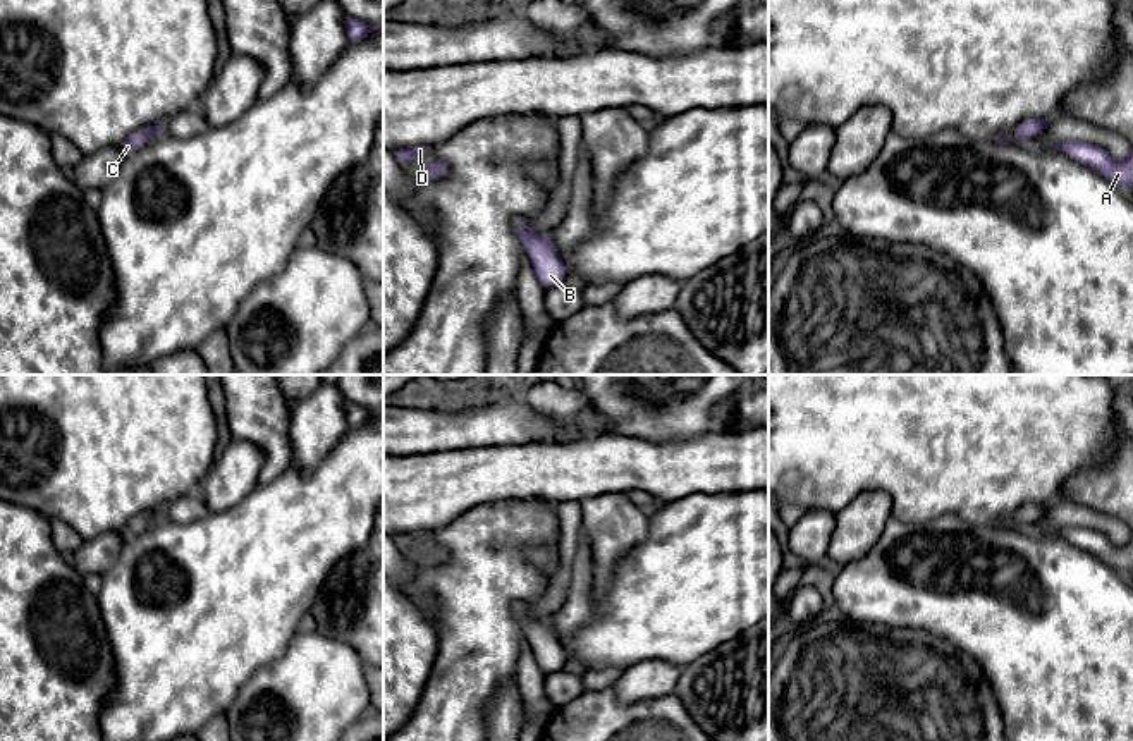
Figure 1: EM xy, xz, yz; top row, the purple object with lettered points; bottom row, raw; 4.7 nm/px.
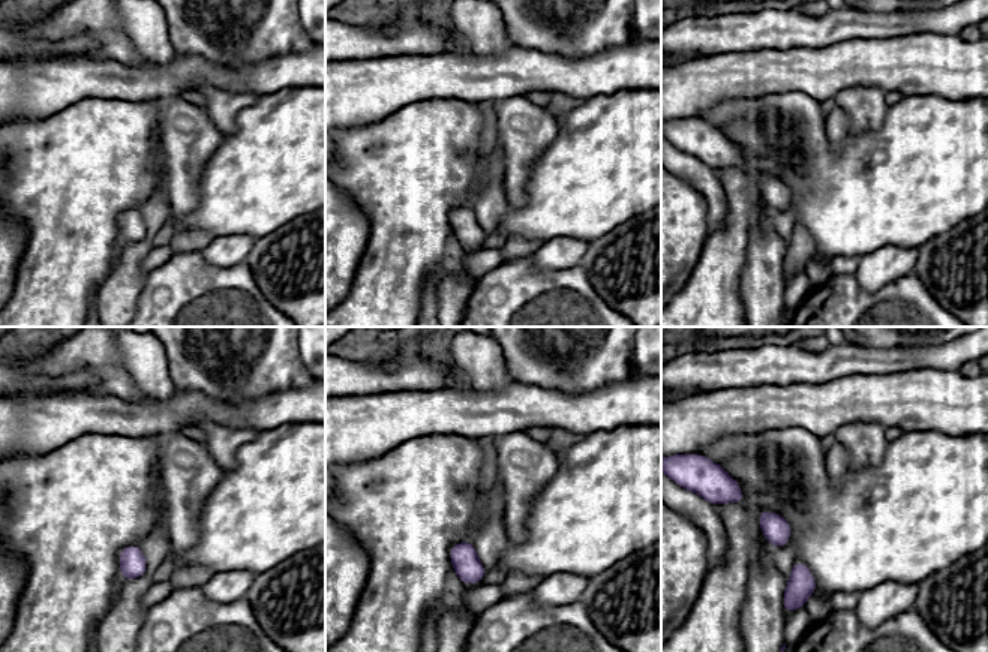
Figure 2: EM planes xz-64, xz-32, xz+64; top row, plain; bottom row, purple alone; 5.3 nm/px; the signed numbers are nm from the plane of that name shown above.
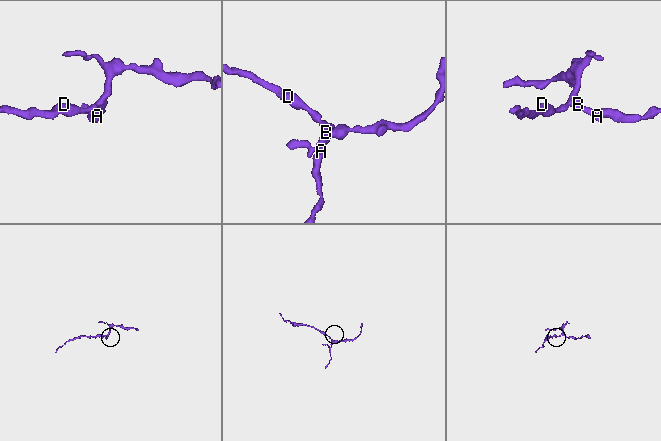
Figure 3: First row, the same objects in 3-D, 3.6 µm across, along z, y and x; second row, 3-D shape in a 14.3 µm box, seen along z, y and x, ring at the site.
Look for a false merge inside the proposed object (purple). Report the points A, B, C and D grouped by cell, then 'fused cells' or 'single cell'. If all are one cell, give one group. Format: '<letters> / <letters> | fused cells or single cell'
A B C D | single cell

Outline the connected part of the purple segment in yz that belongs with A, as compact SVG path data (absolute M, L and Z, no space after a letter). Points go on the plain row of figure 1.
M1059 526L1054 535L1105 560L1121 578L1130 578L1133 569L1133 536L1124 547L1114 547L1104 533L1090 528Z

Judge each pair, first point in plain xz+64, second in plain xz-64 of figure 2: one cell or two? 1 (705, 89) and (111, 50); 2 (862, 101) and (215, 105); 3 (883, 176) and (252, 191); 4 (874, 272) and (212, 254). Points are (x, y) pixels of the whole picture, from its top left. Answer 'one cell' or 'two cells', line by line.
1: two cells
2: two cells
3: one cell
4: one cell

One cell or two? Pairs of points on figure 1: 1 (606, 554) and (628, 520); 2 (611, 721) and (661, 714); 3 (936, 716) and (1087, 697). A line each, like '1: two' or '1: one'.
1: one
2: one
3: two

